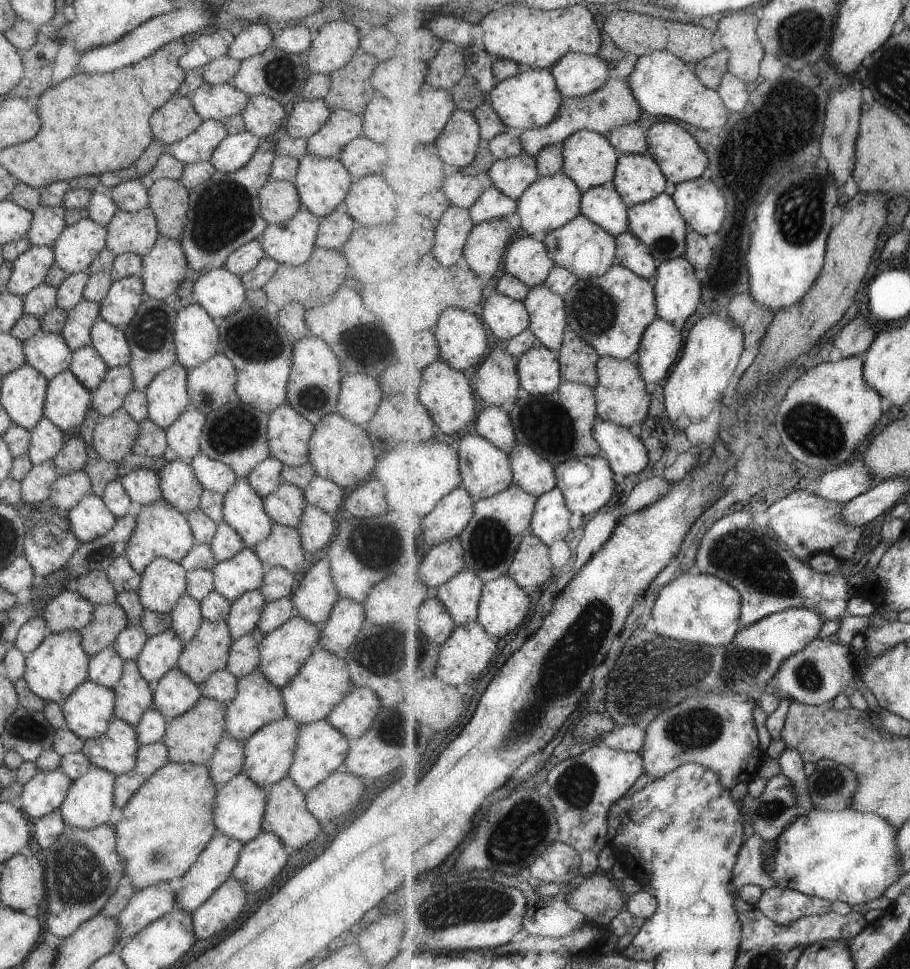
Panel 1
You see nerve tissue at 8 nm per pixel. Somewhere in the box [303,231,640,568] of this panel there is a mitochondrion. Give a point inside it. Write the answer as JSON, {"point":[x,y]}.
{"point":[549,424]}

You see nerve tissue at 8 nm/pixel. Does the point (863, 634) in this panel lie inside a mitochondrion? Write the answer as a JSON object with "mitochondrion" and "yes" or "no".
{"mitochondrion":"no"}

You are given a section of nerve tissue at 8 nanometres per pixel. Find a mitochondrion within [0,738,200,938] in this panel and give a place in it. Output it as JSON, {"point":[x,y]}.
{"point":[74,876]}

